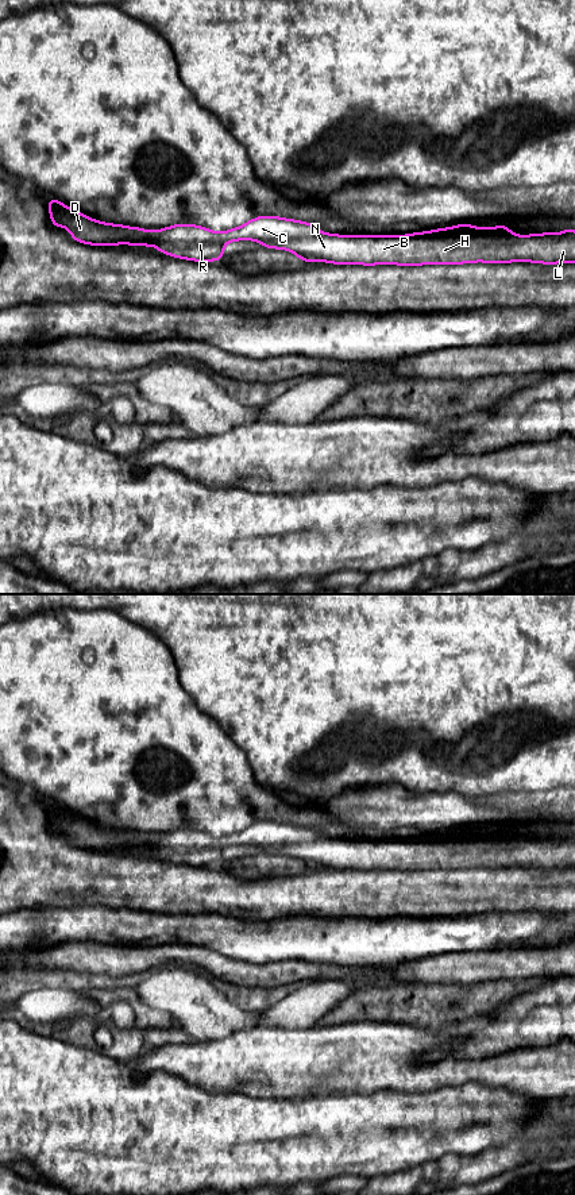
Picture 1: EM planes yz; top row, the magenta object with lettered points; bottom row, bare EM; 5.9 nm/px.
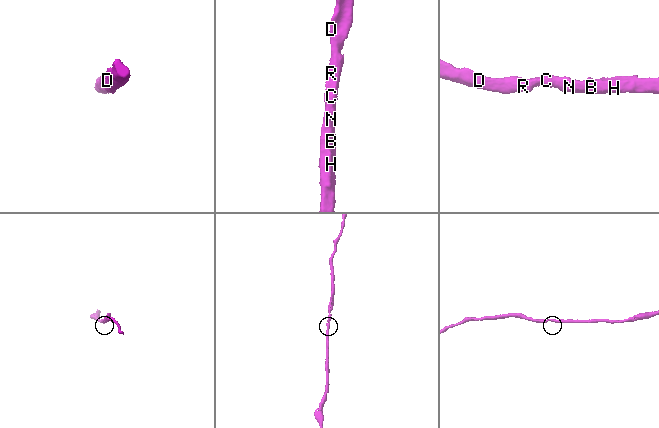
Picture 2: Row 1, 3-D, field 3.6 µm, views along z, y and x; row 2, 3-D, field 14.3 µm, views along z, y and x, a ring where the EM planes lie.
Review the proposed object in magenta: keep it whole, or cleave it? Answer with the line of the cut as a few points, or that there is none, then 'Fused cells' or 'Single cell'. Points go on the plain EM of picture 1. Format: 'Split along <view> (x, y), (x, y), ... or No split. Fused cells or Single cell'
No split. Single cell

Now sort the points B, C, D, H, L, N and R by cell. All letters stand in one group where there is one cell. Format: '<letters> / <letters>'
B C D H L N R

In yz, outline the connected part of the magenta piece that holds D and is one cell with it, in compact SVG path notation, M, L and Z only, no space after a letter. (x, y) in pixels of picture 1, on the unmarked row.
M47 802L51 830L66 832L73 845L90 851L155 851L174 863L221 866L223 852L234 845L262 847L263 853L293 856L308 868L355 870L459 870L471 867L575 867L575 834L555 840L514 840L503 829L478 833L464 828L451 834L414 837L412 840L332 840L319 836L312 828L275 821L258 821L224 837L213 837L193 829L175 829L158 836L107 829L70 814Z

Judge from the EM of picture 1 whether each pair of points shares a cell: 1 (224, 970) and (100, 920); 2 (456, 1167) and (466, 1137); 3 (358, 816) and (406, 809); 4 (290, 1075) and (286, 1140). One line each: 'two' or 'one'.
1: two
2: two
3: one
4: two

